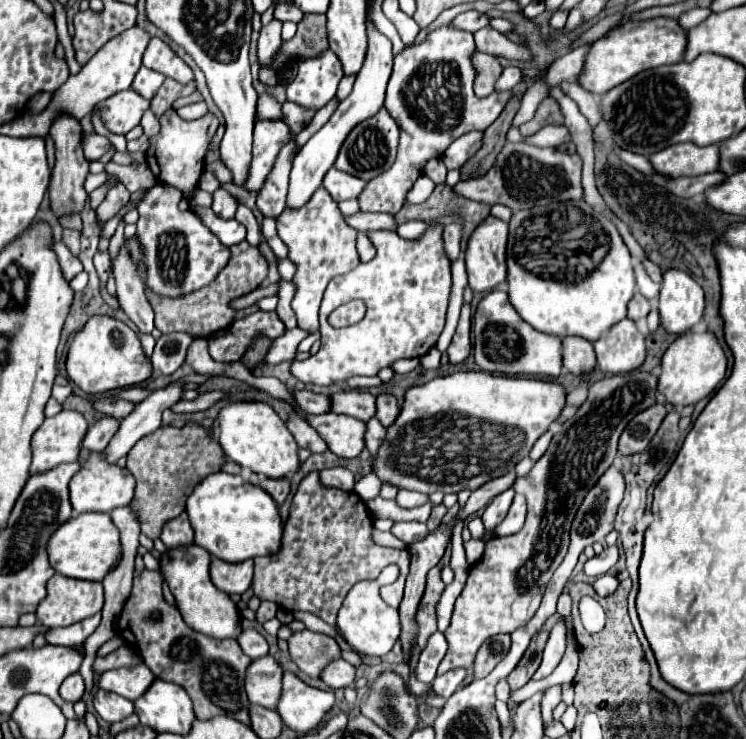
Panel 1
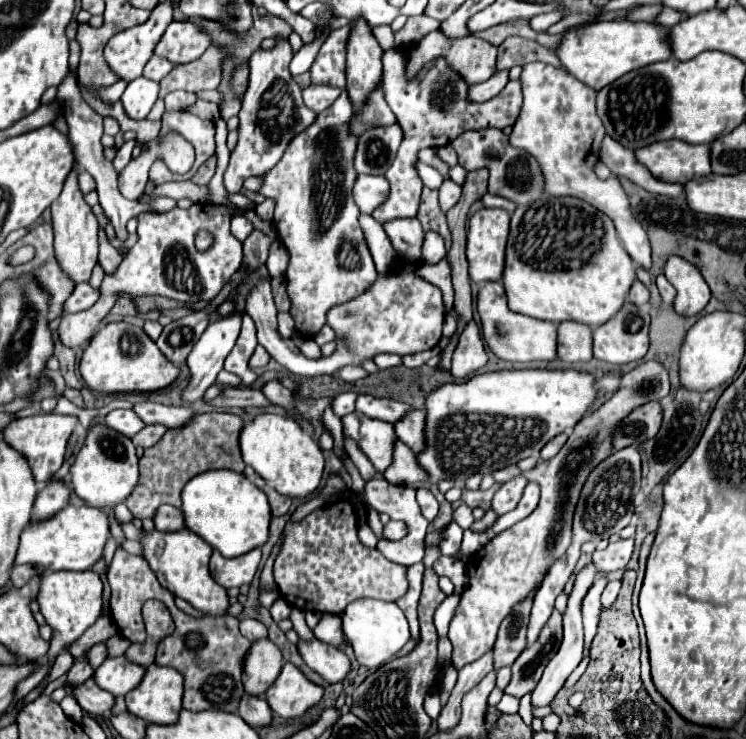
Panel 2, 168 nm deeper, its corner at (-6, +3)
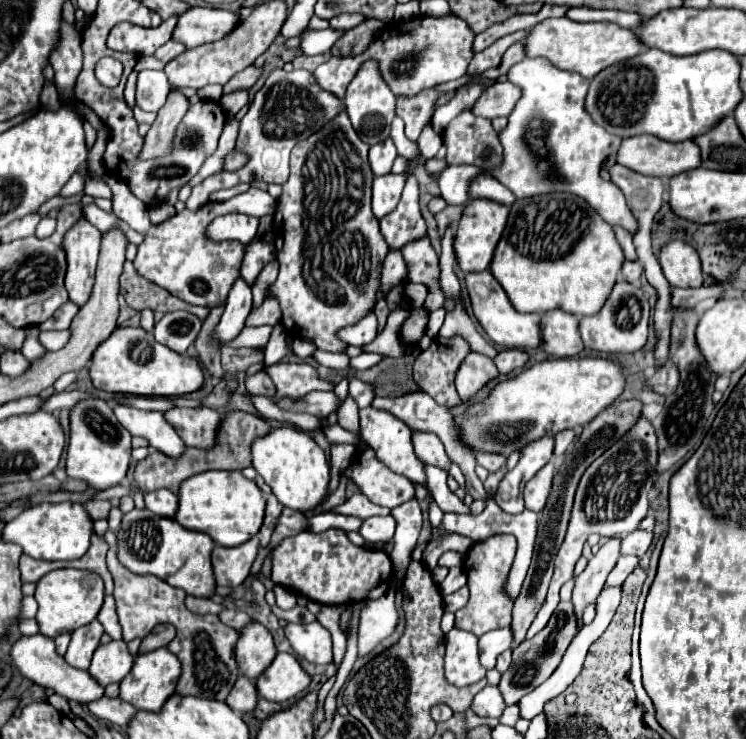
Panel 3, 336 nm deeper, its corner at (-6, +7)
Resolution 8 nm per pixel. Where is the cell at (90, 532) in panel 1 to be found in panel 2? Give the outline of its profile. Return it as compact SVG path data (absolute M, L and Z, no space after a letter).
M65 506L55 514L55 518L47 518L43 522L29 522L29 526L21 534L21 544L17 550L15 564L33 564L33 566L43 566L49 572L55 570L89 570L99 558L103 558L103 546L105 540L109 538L109 518L97 510L97 508L75 508L75 506Z

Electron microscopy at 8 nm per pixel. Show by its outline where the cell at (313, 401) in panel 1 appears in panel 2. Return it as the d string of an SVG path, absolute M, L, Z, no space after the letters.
M351 390L339 394L339 396L333 400L333 410L335 410L335 414L337 414L337 416L347 416L347 414L351 414L351 412L355 410L355 398L357 398L357 394L351 392Z

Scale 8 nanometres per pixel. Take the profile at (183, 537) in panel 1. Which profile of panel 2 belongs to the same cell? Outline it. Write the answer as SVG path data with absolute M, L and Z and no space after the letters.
M163 504L159 506L159 510L155 512L155 528L161 532L177 532L181 528L185 528L185 520L183 520L183 512L175 506Z

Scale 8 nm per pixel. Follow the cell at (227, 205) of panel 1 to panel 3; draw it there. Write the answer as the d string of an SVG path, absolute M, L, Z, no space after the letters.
M283 68L271 70L263 88L257 90L257 94L253 96L249 104L247 114L241 118L241 124L239 124L239 136L237 136L235 150L247 156L247 164L239 170L233 170L233 172L223 170L203 180L199 186L193 188L189 200L185 202L187 208L195 210L209 200L209 194L217 190L233 188L237 184L251 184L255 180L267 182L267 184L269 182L283 184L289 176L291 148L303 138L311 136L315 130L319 130L325 122L329 122L343 108L345 106L339 98L321 90L315 84L313 74L305 70L293 70L293 72L285 72Z

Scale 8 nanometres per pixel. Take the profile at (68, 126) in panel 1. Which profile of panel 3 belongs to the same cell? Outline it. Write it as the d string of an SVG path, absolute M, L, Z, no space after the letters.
M83 214L63 236L63 250L67 256L65 288L69 292L69 298L79 306L83 306L91 294L99 246L101 232L89 224Z

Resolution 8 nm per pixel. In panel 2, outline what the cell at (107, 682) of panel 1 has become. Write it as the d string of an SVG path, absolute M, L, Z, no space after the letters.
M125 656L107 658L93 674L99 688L111 692L113 696L125 696L133 690L145 674L143 666L129 662Z

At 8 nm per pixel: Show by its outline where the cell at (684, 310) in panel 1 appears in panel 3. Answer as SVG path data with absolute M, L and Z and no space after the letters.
M679 240L669 242L659 252L659 264L671 286L679 286L679 288L703 286L701 262L699 262L697 252L689 244L679 242Z

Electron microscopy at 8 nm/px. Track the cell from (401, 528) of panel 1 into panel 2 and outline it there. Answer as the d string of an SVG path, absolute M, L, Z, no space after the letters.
M389 522L383 528L385 540L401 540L405 534L407 534L407 526L403 522Z

